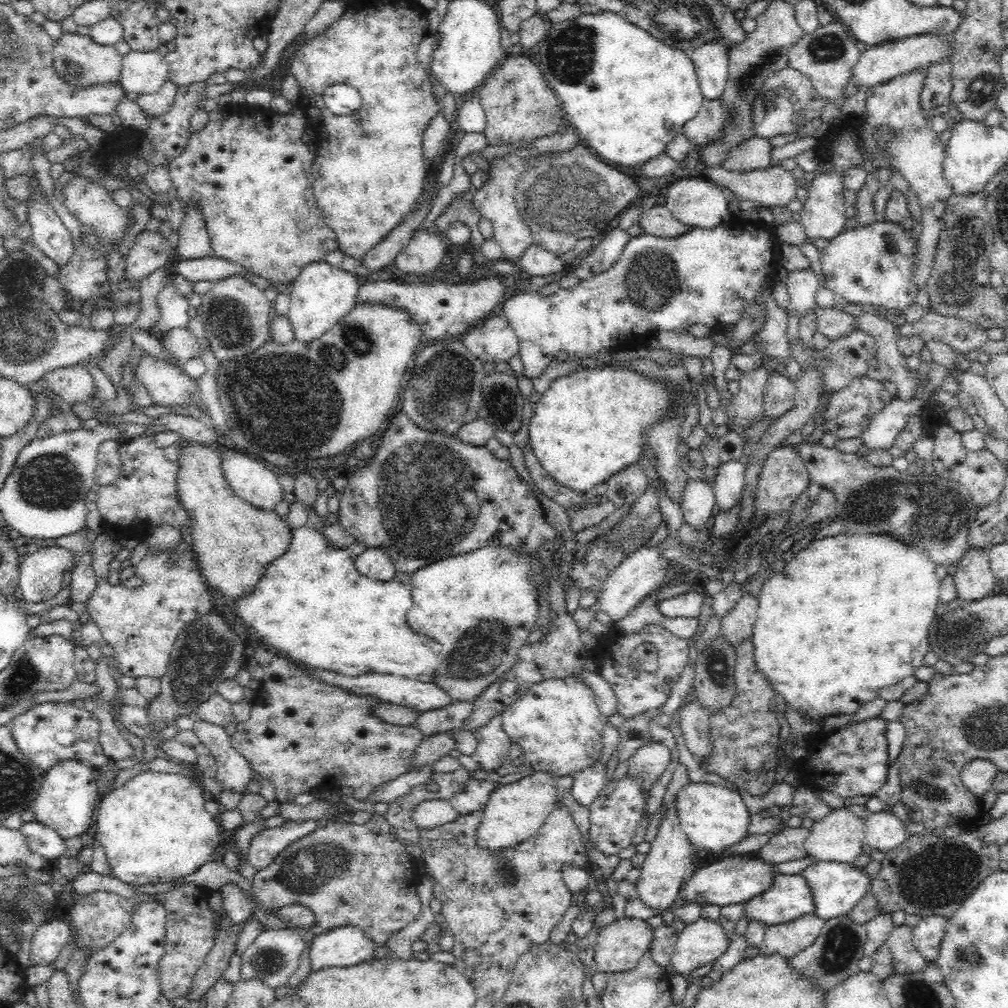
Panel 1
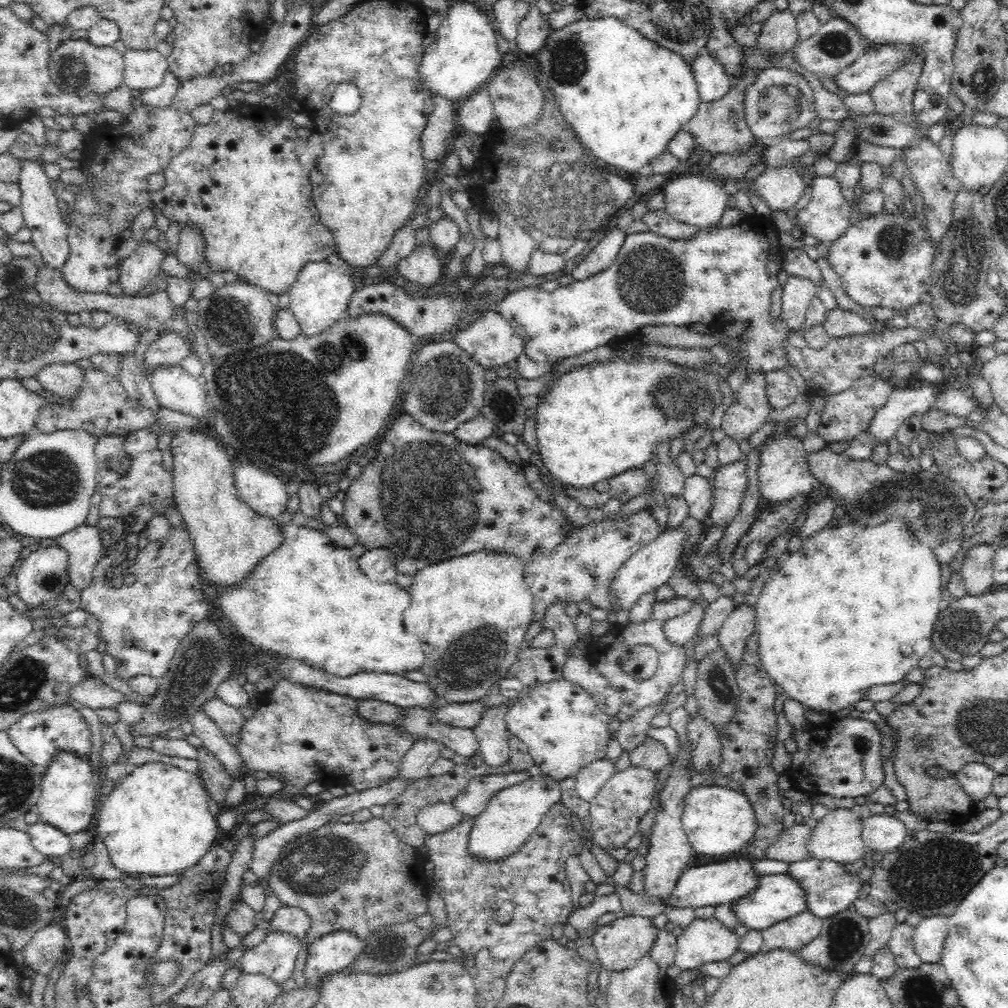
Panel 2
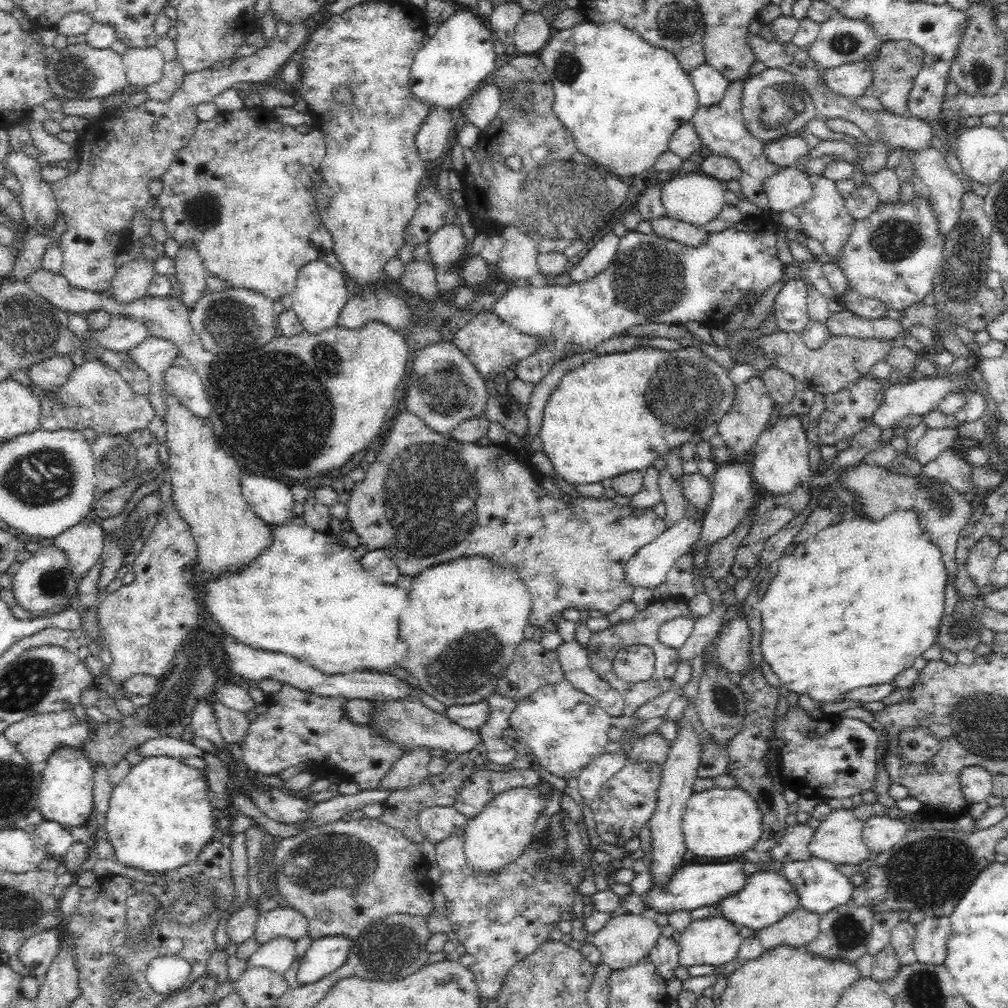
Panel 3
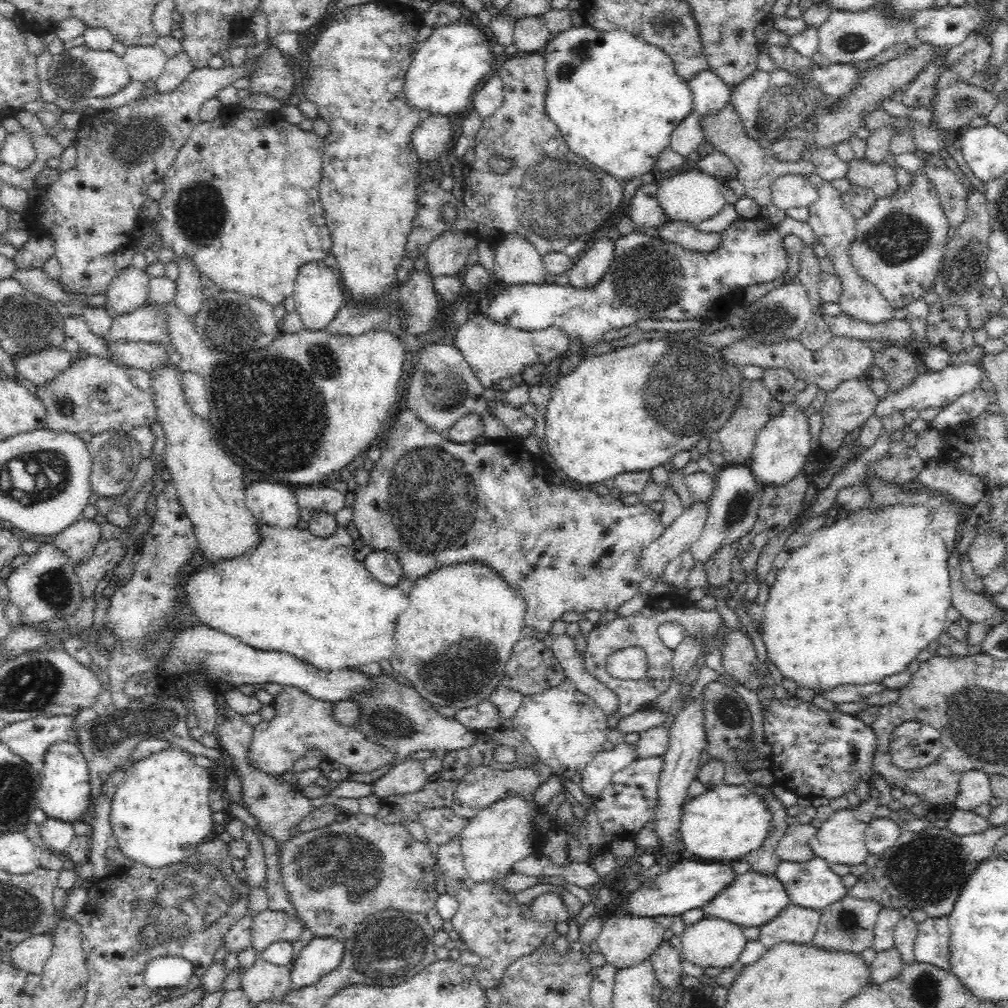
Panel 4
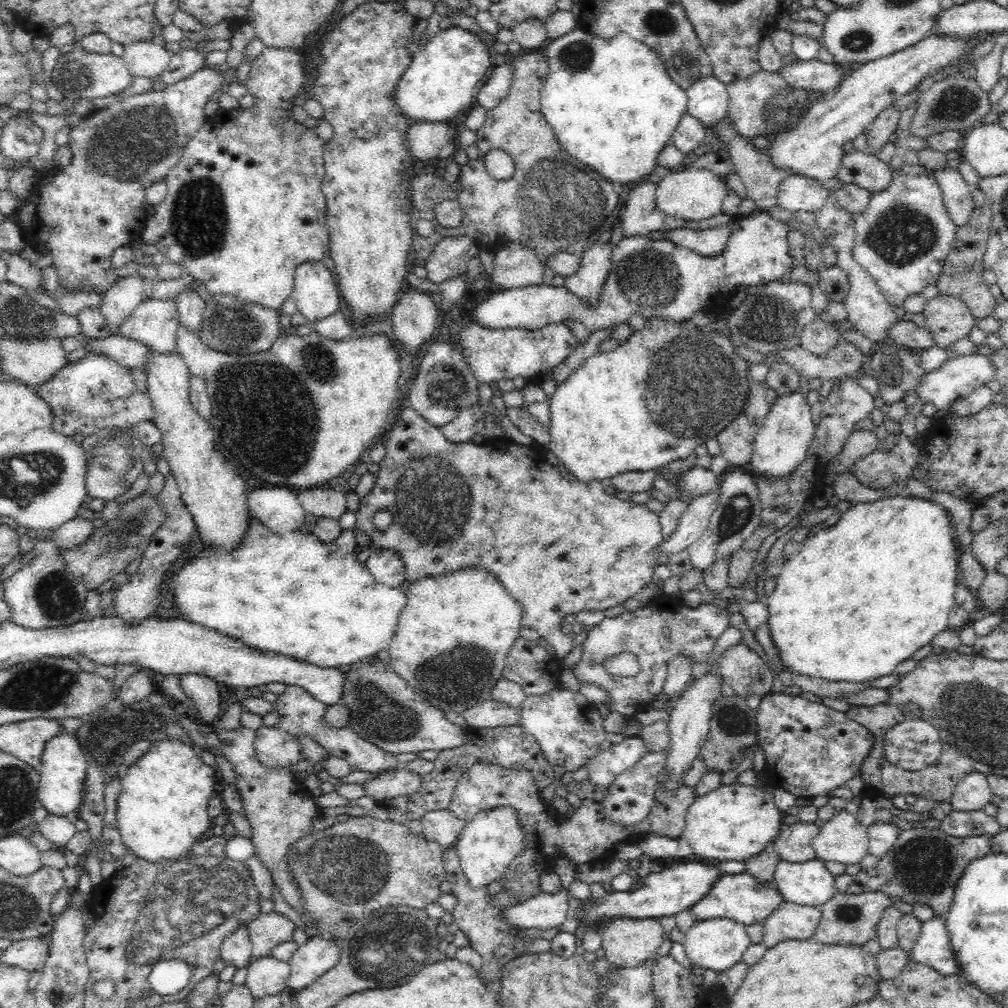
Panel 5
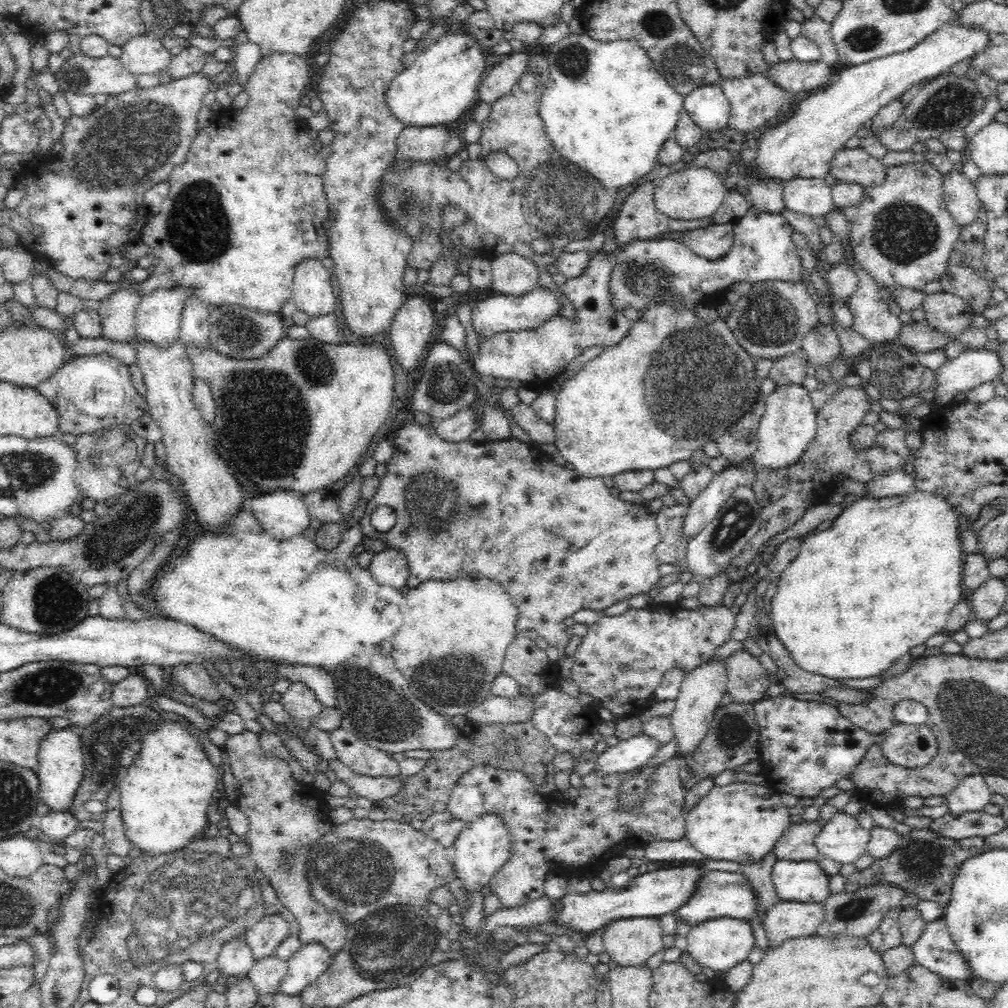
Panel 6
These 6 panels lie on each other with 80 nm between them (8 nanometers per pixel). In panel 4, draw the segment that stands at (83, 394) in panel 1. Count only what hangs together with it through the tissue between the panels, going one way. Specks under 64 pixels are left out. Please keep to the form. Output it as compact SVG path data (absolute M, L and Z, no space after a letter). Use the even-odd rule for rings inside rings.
M50 347L36 352L28 352L26 356L14 356L13 361L19 374L32 384L46 386L68 368L73 355L66 349Z

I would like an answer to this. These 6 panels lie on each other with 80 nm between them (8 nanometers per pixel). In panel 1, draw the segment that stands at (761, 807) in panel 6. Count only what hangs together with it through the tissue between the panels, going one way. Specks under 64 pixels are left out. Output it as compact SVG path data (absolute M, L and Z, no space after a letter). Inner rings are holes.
M690 781L677 792L675 802L680 827L687 834L692 846L699 850L720 853L748 836L751 814L746 809L741 792L718 784Z

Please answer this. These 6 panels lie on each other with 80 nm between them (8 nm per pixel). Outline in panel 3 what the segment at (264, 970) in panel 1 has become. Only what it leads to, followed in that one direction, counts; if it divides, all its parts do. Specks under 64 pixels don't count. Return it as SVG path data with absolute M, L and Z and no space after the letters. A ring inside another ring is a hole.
M274 937L261 944L246 961L247 968L267 968L284 976L295 959L295 941L286 937Z

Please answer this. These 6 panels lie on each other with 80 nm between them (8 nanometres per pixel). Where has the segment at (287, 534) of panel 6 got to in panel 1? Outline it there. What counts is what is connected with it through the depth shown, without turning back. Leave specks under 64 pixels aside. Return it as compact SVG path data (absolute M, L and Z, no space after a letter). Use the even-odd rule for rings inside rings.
M223 442L219 450L222 473L232 490L254 507L272 514L275 504L286 497L276 474Z

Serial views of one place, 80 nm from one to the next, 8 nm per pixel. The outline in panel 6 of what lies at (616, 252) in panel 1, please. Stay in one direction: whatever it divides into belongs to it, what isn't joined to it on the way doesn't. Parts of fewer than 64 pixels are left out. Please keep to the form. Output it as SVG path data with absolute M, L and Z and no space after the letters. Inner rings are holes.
M602 251L592 253L590 264L584 270L584 274L567 279L561 287L566 298L574 305L575 321L558 314L536 329L502 332L490 340L482 340L478 344L477 354L470 354L475 373L480 378L492 376L509 381L518 378L522 386L541 390L551 384L558 374L564 372L568 362L584 350L596 345L608 348L619 344L628 336L632 325L622 313L618 314L612 308L609 282L613 268L611 255Z

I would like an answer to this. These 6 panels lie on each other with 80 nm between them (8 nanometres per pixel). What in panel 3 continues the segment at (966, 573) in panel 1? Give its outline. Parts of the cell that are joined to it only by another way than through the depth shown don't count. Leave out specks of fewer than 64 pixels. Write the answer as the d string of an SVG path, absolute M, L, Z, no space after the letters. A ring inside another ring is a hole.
M984 536L970 548L967 561L965 562L968 576L982 588L990 584L989 576L992 565L1002 548L989 536Z

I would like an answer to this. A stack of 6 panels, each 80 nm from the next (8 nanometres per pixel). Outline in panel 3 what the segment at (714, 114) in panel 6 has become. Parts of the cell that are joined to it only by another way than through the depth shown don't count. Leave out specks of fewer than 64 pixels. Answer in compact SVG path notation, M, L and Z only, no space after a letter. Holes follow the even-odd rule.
M707 62L691 70L689 75L698 95L698 106L718 104L731 83Z

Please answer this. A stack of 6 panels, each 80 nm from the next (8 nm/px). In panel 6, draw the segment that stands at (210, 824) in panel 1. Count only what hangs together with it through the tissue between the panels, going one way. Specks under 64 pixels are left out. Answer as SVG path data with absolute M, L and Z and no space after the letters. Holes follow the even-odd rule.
M172 720L159 721L139 738L141 750L128 770L122 771L122 782L119 785L120 810L126 838L132 843L135 852L143 851L150 856L178 852L190 840L199 838L210 825L207 811L220 794L222 773L210 763L198 738L184 728L184 724Z

